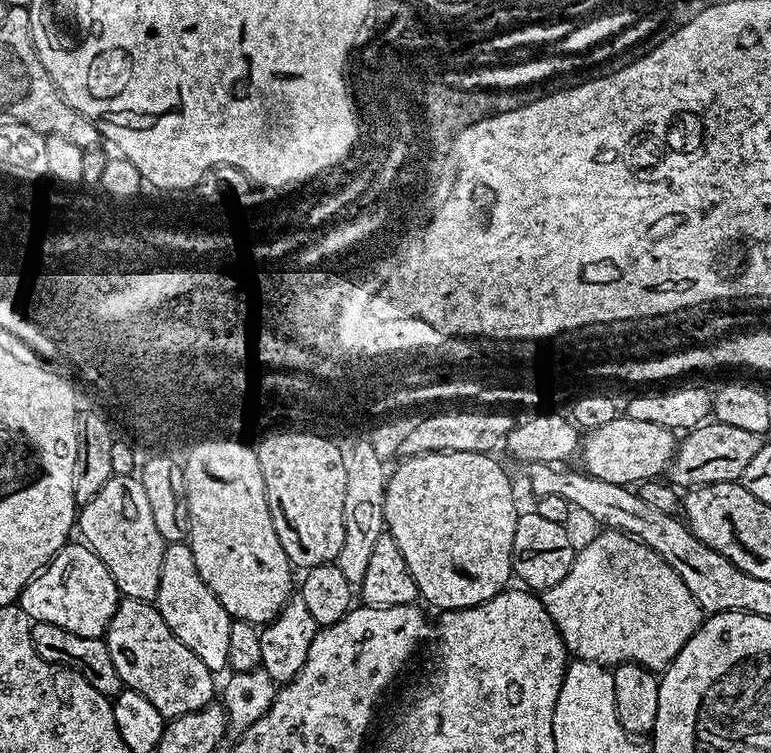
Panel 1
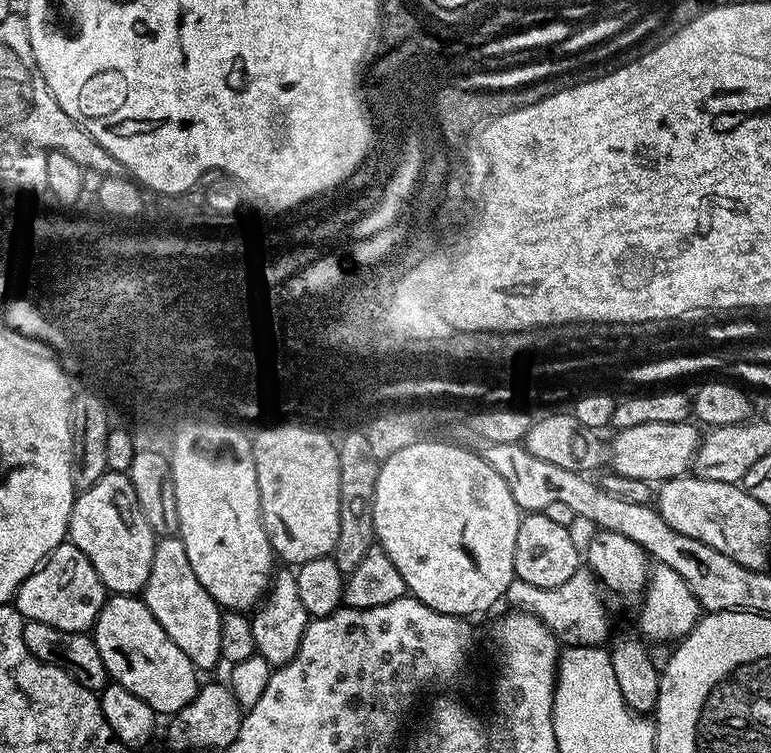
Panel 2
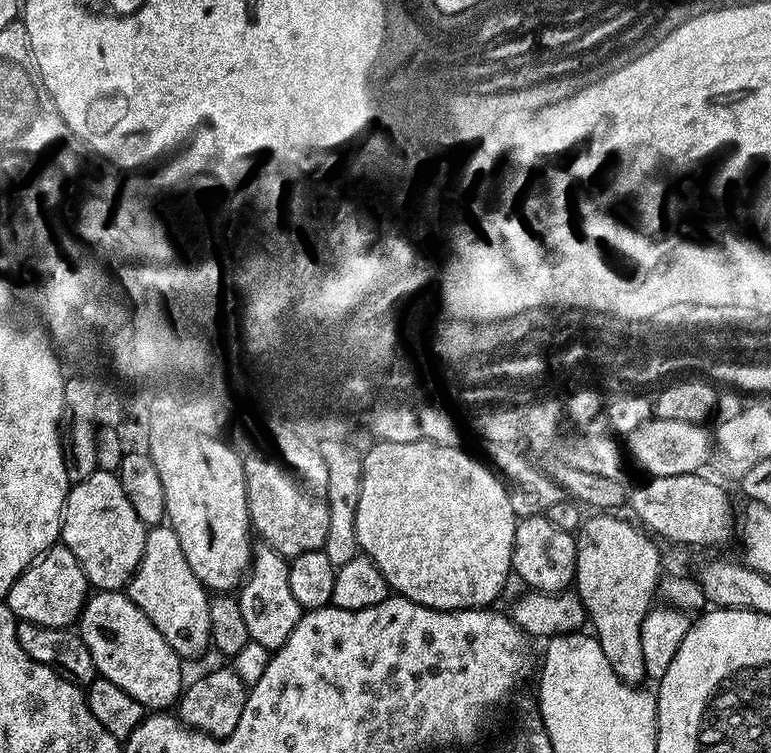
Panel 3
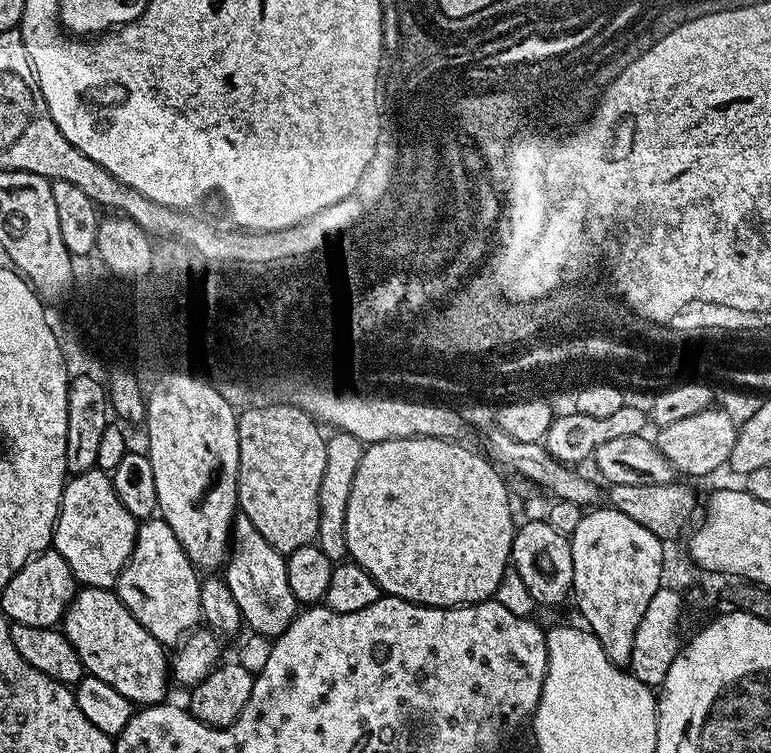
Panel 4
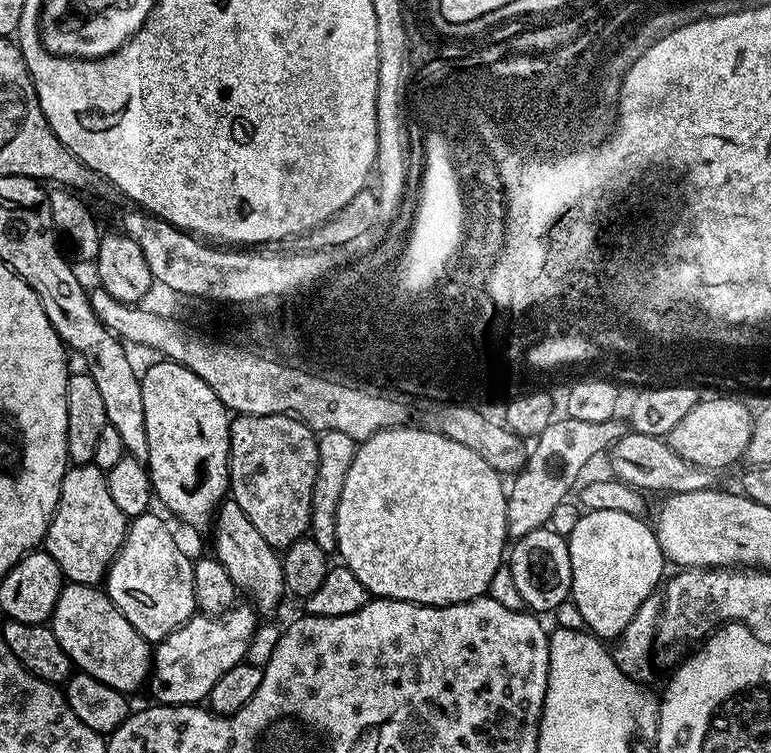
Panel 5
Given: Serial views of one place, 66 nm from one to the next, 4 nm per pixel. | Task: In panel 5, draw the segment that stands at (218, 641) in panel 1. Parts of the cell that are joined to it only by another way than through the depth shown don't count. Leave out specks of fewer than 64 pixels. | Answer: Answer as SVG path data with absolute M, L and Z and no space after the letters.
M149 510L143 512L140 516L131 517L126 538L122 542L122 546L118 550L118 554L114 558L114 562L109 566L108 575L106 577L106 591L109 598L112 599L114 607L116 607L118 611L125 616L127 622L130 622L130 625L134 626L134 629L137 630L138 634L149 642L165 640L168 635L170 635L174 630L181 628L181 626L183 626L191 616L197 615L198 612L196 603L194 602L194 570L192 569L194 563L193 557L188 557L187 554L180 549L180 544L176 541L175 534L168 529L167 522L164 521L162 517L155 516L154 513L155 511Z

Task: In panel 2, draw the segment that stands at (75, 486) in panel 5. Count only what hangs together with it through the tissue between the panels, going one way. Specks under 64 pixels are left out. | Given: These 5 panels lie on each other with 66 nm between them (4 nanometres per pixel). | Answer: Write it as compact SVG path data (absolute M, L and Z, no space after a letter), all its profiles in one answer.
M106 471L94 486L77 495L72 504L67 539L90 558L90 566L98 570L98 578L102 578L109 593L128 596L143 593L154 562L158 536L150 522L146 522L142 506L138 506L127 472Z

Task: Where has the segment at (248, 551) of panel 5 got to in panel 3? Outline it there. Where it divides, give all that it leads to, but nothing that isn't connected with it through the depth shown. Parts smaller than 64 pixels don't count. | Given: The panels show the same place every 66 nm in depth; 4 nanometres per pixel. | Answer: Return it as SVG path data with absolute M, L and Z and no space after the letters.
M260 546L253 551L252 562L248 569L246 579L238 589L238 599L242 606L242 618L246 621L246 630L250 630L250 640L258 642L258 646L266 646L269 650L281 648L290 638L294 626L298 626L302 609L298 598L294 598L294 593L290 590L290 570L289 561L282 554L278 554L273 548Z

